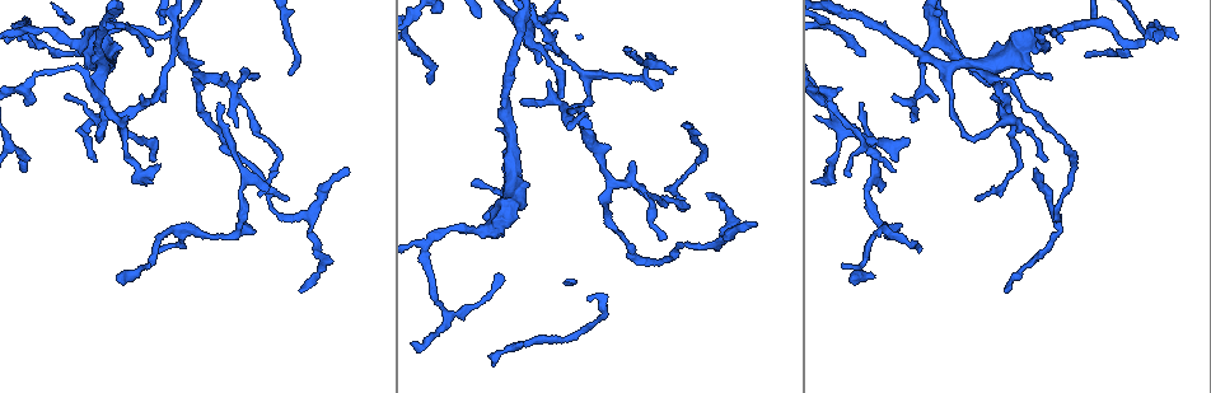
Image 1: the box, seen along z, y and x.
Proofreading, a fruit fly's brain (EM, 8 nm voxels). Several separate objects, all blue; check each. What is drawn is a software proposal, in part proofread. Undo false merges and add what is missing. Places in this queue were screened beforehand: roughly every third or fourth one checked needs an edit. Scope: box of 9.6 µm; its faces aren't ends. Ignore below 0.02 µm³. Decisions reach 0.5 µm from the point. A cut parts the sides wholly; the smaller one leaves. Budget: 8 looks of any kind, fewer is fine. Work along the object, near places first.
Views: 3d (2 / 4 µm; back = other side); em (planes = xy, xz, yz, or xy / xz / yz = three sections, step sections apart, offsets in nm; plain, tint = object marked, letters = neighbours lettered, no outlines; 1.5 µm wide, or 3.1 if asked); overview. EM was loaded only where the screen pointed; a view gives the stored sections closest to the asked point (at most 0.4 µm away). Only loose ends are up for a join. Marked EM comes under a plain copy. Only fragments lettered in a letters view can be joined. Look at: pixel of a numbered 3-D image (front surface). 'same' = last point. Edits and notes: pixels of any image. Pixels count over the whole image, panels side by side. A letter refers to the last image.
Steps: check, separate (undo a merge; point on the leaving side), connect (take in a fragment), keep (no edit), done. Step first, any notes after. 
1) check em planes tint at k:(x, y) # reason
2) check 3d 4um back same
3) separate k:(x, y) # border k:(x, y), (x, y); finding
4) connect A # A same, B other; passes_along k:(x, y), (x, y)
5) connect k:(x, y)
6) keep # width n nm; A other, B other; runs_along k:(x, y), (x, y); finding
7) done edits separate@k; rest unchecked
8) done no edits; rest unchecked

check 3d 2um at 1:(160, 250) # tapers out

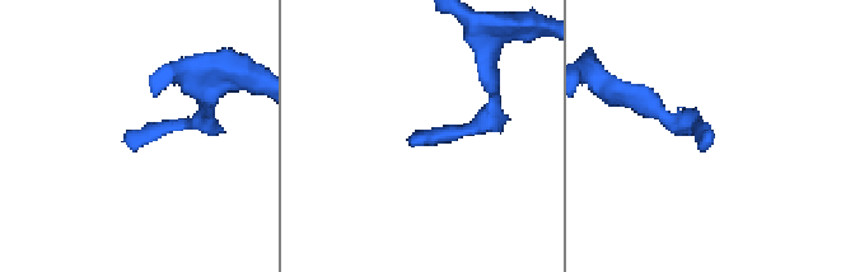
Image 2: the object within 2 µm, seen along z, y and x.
check em planes letters at 2:(412, 139) # need the tissue

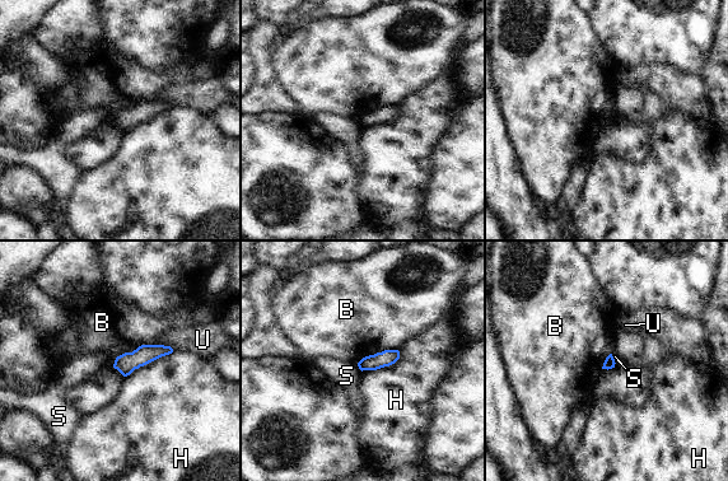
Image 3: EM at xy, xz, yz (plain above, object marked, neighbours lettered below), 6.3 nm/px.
keep # B other, H other, S other, U other; none of them fits

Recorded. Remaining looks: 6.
check em planes letters at 1:(305, 217) # sharp bend

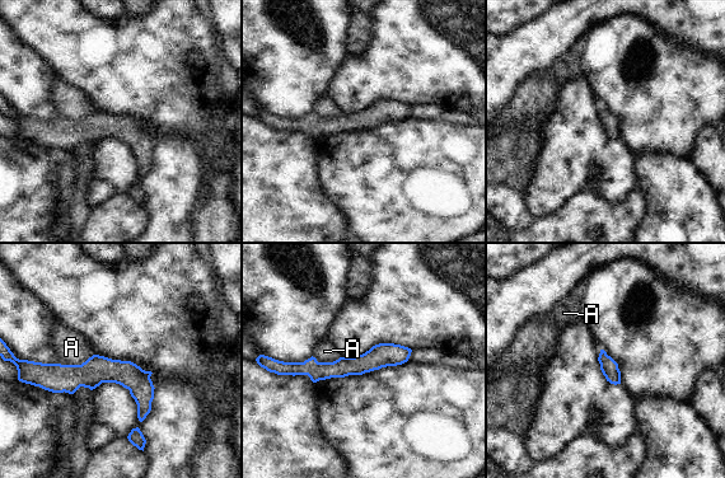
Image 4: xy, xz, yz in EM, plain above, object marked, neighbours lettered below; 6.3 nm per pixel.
keep # A other; runs_along 4:(407, 351), (338, 369), (288, 368); continuous, no second neuron

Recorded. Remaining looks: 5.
check em xz step 4 letters at 1:(625, 47) # tapers out

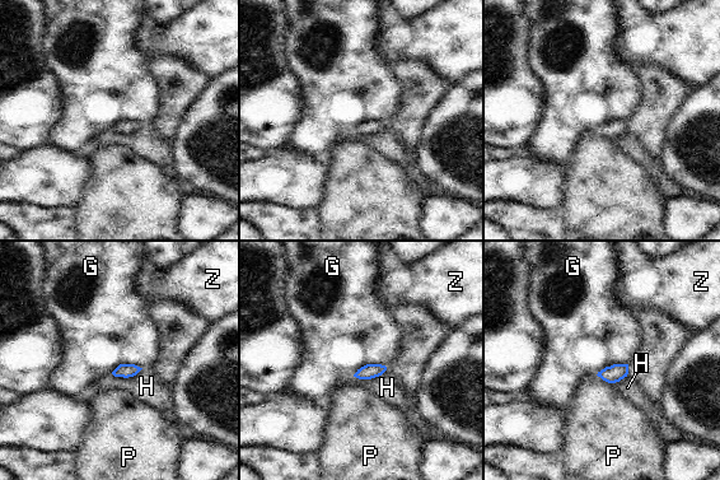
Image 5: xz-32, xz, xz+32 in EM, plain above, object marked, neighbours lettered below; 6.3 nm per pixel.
keep # G other, H other, P other, Z other; none of them fits

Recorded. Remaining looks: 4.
check 3d 2um at 1:(428, 245) # a narrow waist

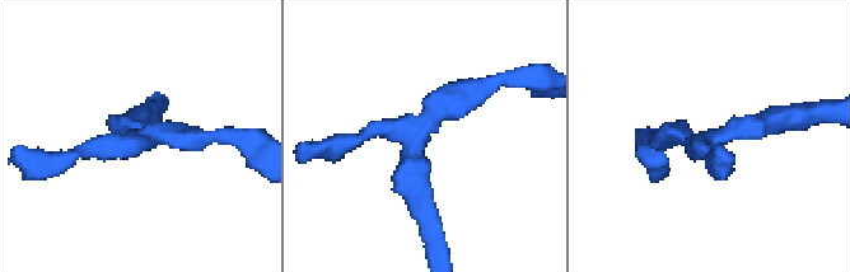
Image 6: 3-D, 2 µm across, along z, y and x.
check em yz step 4 letters at 6:(699, 142) # now the EM

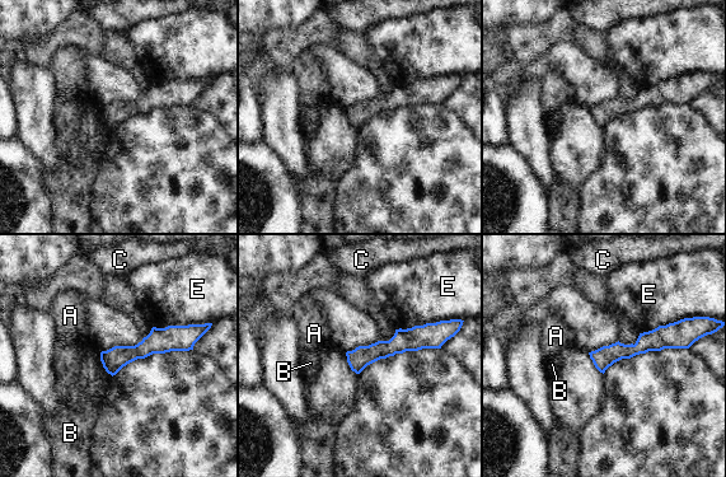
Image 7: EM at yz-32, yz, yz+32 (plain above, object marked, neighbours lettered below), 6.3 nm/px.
check em planes letters same

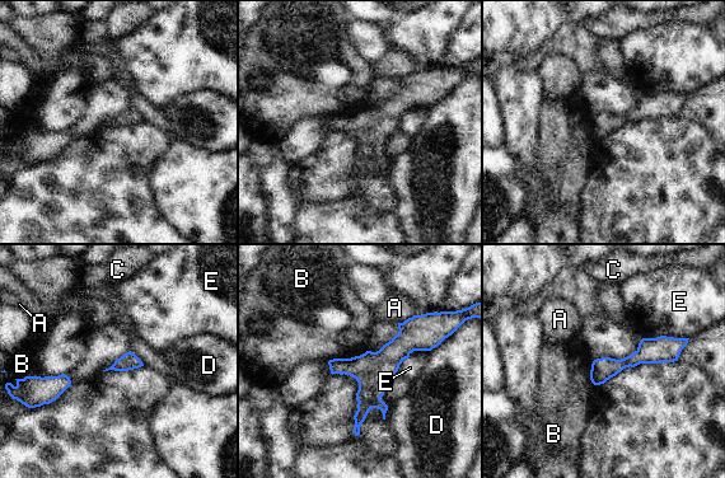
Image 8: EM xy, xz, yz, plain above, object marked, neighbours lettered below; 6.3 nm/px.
keep # width 110 nm; A other, B other, C other, D other, E other; runs_along 8:(431, 340), (372, 376), (356, 430); continuous, no second neuron

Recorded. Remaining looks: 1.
done no edits; rest unchecked

